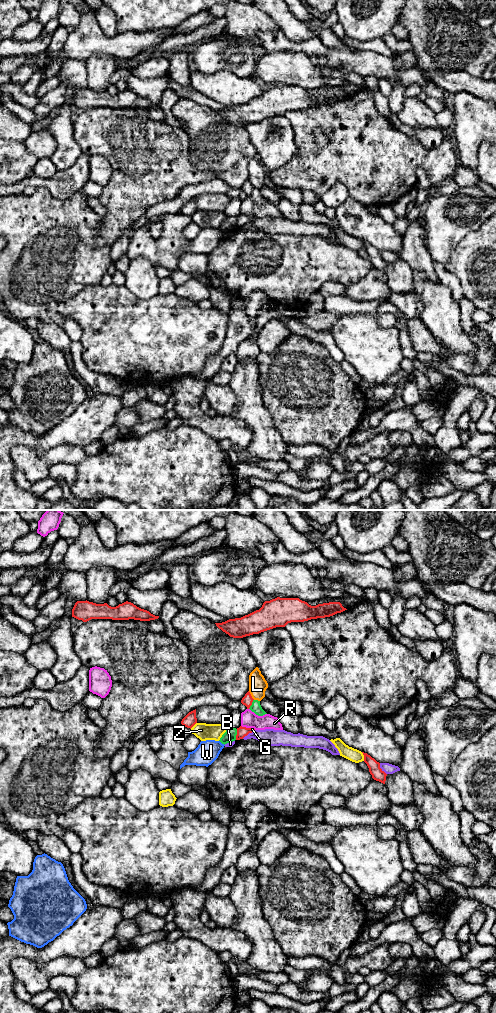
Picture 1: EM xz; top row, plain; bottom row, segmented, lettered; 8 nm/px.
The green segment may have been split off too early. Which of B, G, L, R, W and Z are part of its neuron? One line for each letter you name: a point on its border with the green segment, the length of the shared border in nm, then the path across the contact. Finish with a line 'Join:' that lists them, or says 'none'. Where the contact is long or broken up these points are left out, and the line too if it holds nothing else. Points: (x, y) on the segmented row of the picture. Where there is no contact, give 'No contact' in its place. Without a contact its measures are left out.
Join: none

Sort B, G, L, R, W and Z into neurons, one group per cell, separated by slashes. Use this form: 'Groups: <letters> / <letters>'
Groups: B / G / L / R / W / Z

